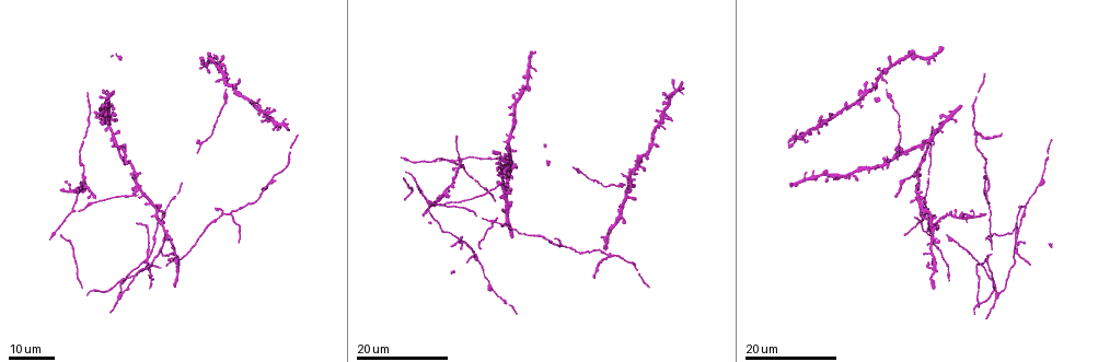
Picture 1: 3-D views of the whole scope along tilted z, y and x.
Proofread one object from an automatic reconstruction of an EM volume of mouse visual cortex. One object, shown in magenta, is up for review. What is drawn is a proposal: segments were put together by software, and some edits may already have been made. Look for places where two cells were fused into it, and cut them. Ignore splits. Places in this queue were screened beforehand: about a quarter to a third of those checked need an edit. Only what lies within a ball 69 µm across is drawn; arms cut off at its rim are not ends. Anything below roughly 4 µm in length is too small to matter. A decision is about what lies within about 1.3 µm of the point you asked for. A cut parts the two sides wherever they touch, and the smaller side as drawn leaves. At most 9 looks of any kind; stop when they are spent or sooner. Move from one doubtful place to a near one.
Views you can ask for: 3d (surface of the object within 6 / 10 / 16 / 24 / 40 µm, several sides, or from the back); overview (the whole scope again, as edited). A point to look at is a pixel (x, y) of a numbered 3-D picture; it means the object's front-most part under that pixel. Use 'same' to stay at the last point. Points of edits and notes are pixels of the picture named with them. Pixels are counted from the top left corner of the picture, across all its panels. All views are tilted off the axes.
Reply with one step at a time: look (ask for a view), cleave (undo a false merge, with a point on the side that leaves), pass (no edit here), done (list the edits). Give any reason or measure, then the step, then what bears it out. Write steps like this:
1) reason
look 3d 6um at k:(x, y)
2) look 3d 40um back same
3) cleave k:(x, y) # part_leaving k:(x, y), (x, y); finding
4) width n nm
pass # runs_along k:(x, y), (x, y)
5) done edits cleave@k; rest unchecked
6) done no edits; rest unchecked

four-way junction
look 3d 16um at 1:(156, 210)

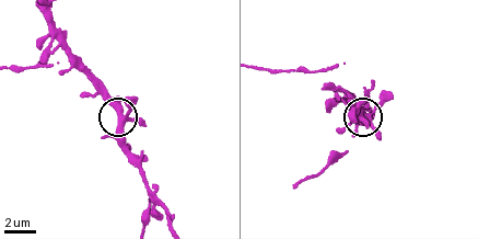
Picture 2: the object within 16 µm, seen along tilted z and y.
zoom in
look 3d 10um at 2:(372, 113)

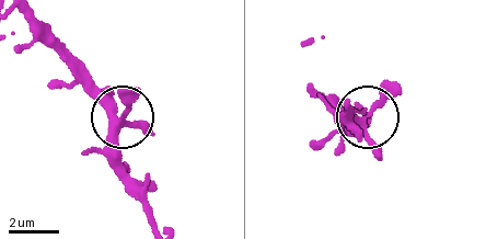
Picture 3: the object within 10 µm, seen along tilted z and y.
pass # one cell here

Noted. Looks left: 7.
arms part here
look 3d 16um at 1:(931, 239)

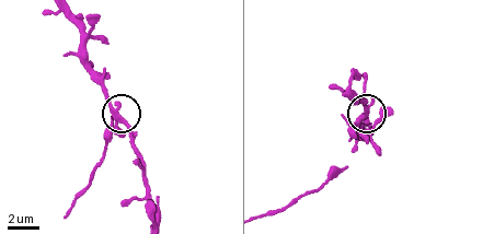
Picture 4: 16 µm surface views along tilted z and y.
look 3d 6um at 4:(117, 119)

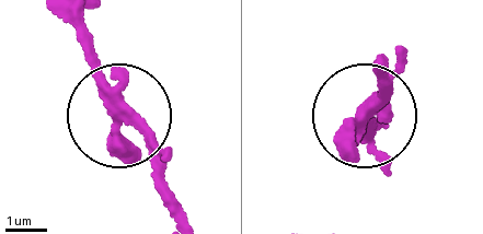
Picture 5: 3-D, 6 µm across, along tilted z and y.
from behind
look 3d 6um back at 5:(121, 119)

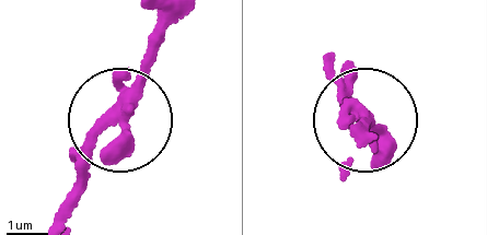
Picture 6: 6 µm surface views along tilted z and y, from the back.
side_arm 14 um
pass # runs_along 6:(152, 37), (146, 81), (64, 197); all the same cell

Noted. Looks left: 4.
arms run side by side
look 3d 16um at 1:(1017, 242)

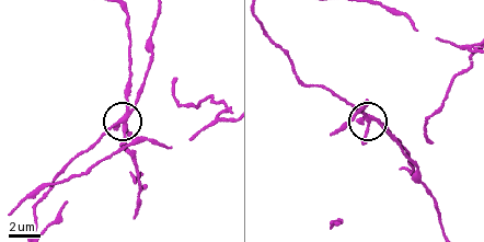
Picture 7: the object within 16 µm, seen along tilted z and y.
look 3d 10um at 7:(369, 120)

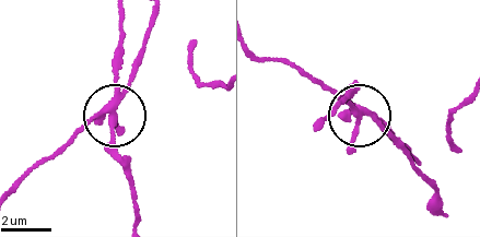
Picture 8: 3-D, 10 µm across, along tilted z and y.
side_arm 8 um
cleave 8:(110, 141) # part_leaving 8:(114, 104), (121, 13); two cells meet here

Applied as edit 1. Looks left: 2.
four or more arms meet
look 3d 16um at 1:(990, 241)

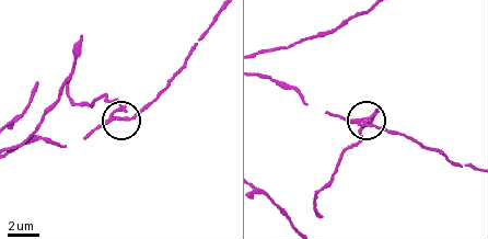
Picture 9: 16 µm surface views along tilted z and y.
look 3d 6um at 9:(114, 116)

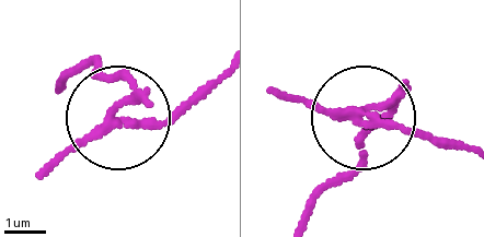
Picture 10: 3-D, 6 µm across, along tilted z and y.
side_arm 11 um
cleave 10:(99, 79) # part_leaving 10:(360, 110), (390, 104), (356, 166), (309, 216); a second cell is stuck on

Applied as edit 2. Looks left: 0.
done edits cleave@8, cleave@10; rest unchecked

